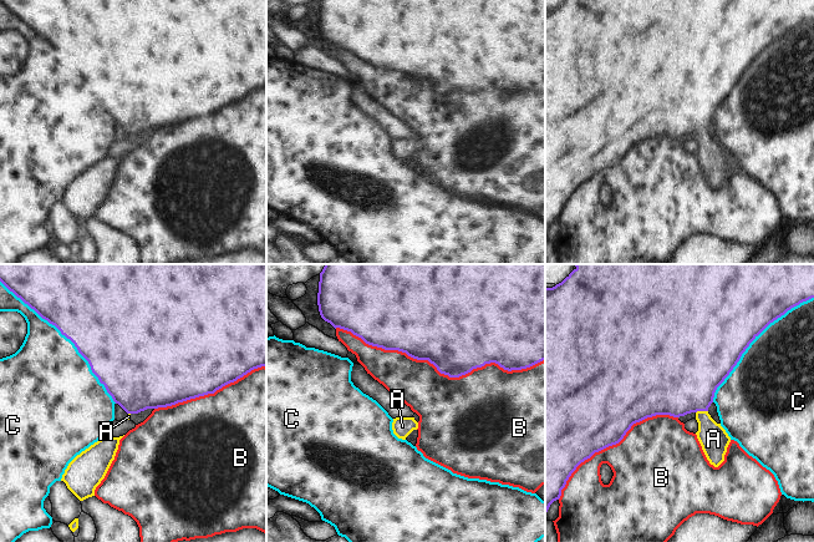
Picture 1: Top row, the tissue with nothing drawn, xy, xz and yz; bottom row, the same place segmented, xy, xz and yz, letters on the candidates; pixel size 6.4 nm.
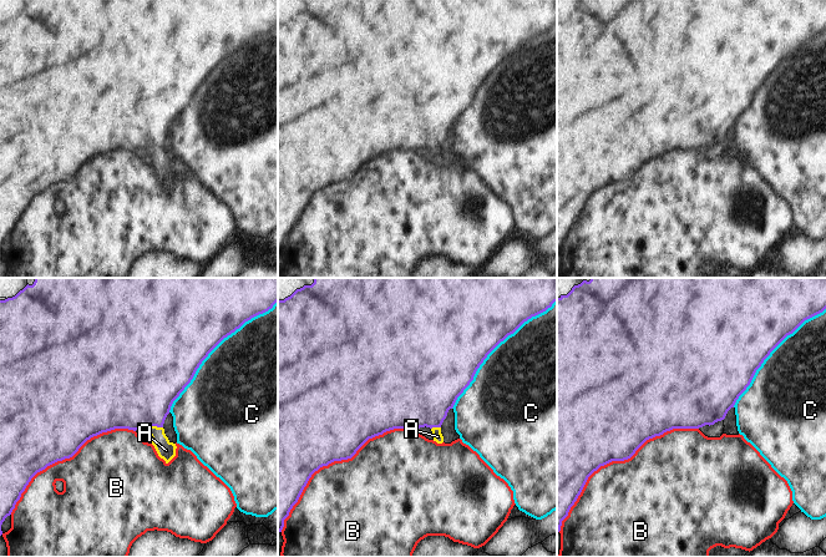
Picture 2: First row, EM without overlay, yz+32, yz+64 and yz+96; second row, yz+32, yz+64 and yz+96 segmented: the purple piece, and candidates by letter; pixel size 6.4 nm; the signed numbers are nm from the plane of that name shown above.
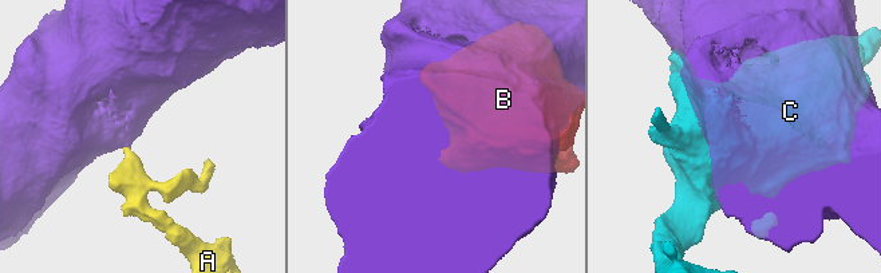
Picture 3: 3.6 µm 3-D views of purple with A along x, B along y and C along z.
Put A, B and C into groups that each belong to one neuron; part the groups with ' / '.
A / B / C

